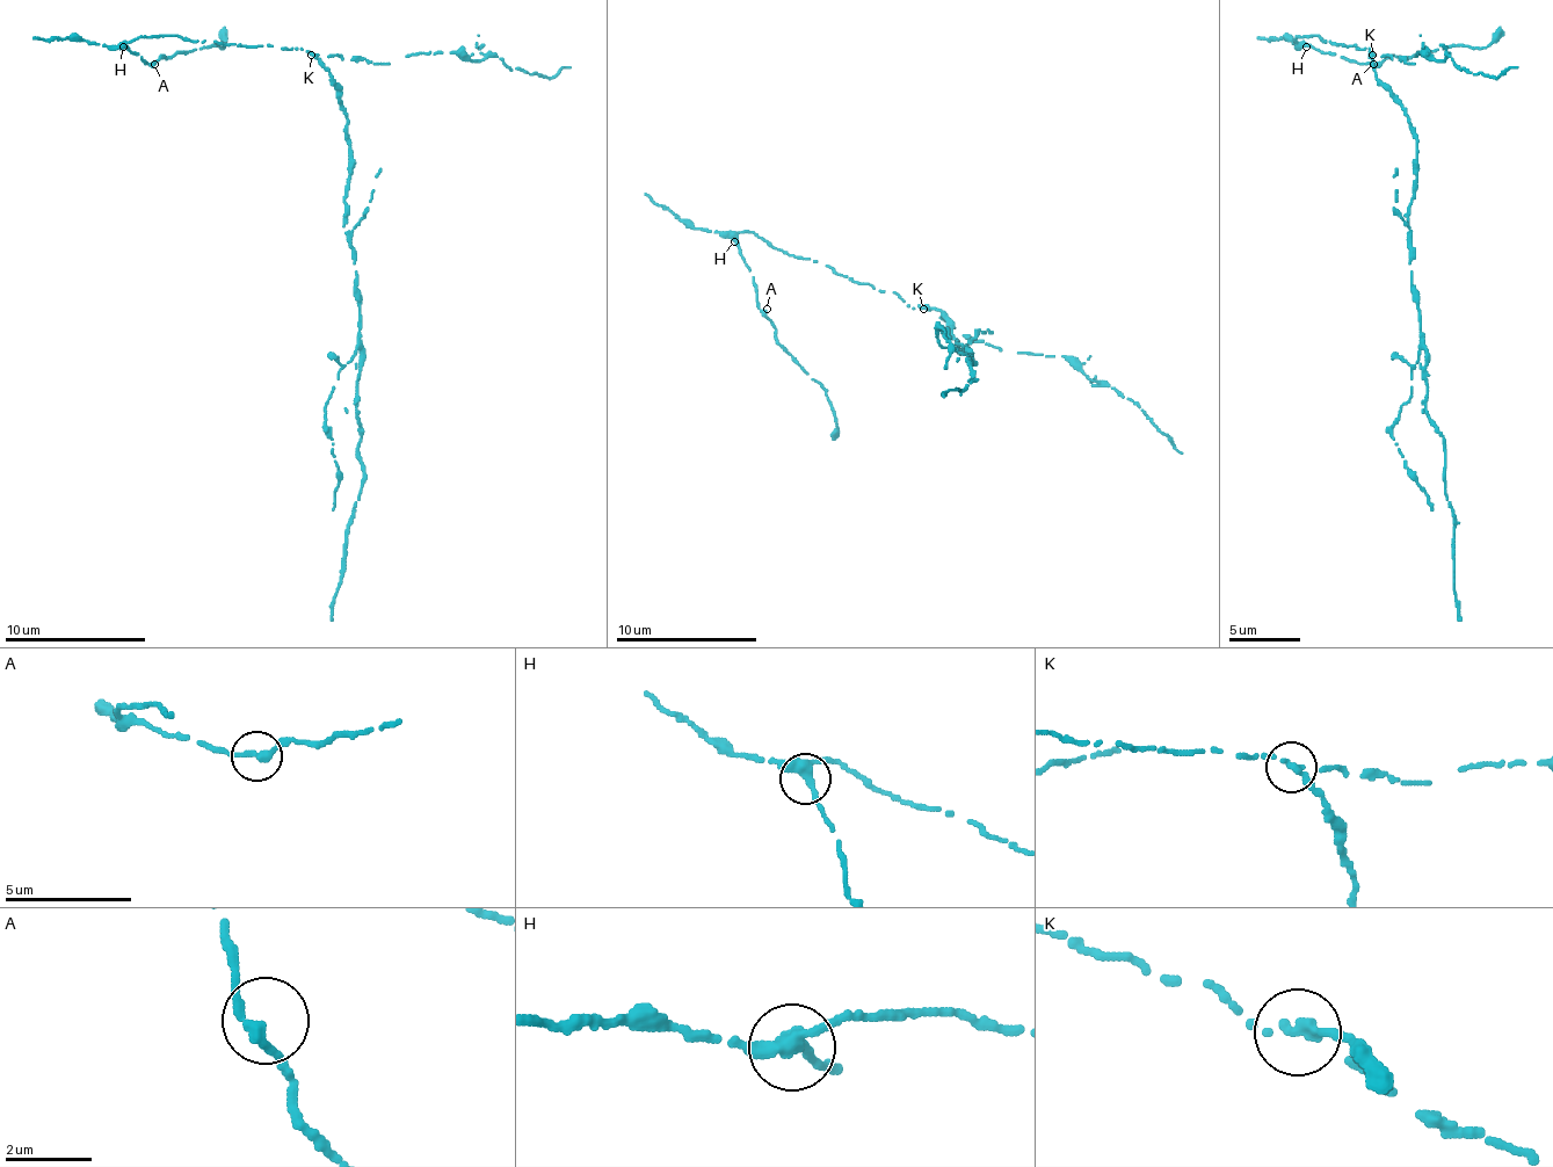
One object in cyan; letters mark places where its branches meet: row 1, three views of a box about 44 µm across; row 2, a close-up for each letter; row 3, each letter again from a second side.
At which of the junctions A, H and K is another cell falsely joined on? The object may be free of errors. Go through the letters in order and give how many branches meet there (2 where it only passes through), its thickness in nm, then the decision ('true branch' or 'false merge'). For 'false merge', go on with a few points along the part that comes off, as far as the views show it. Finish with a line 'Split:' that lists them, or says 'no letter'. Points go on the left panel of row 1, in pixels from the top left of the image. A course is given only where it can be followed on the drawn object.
A: 2 | 240 nm | true branch
H: 3 | 320 nm | true branch
K: 3 | 190 nm | false merge | (311, 53), (346, 117), (342, 227), (360, 302), (363, 486), (349, 519), (332, 621)
Split: K

